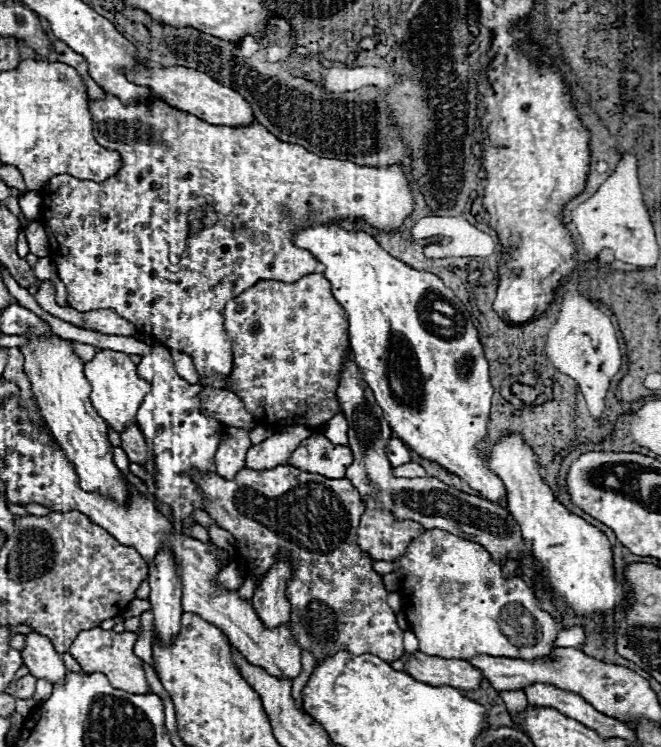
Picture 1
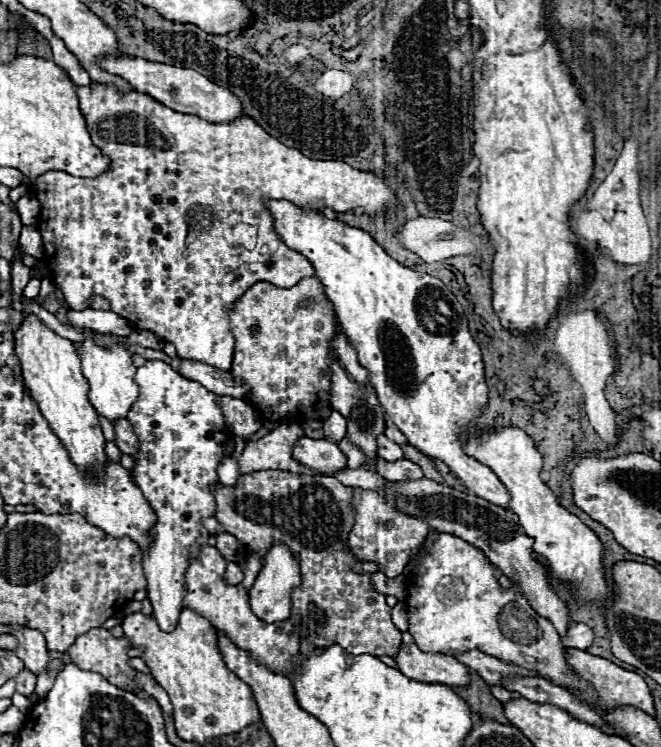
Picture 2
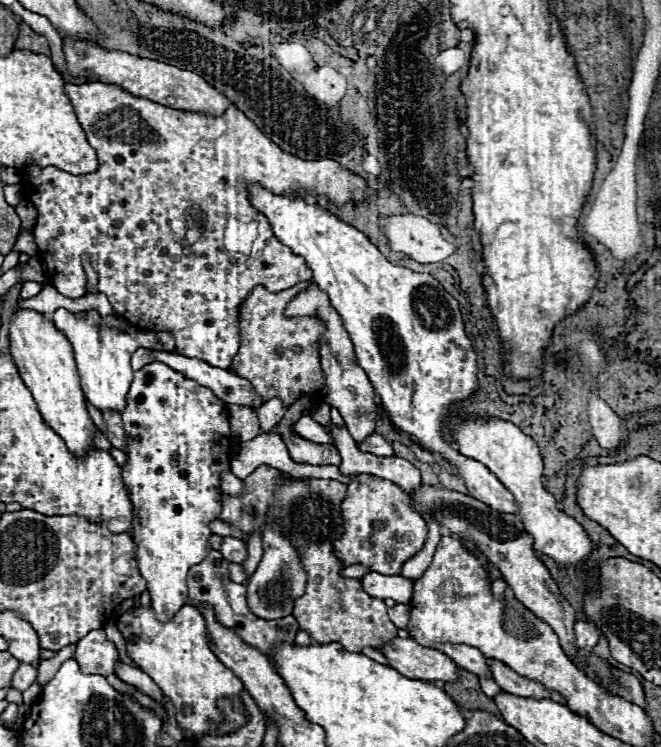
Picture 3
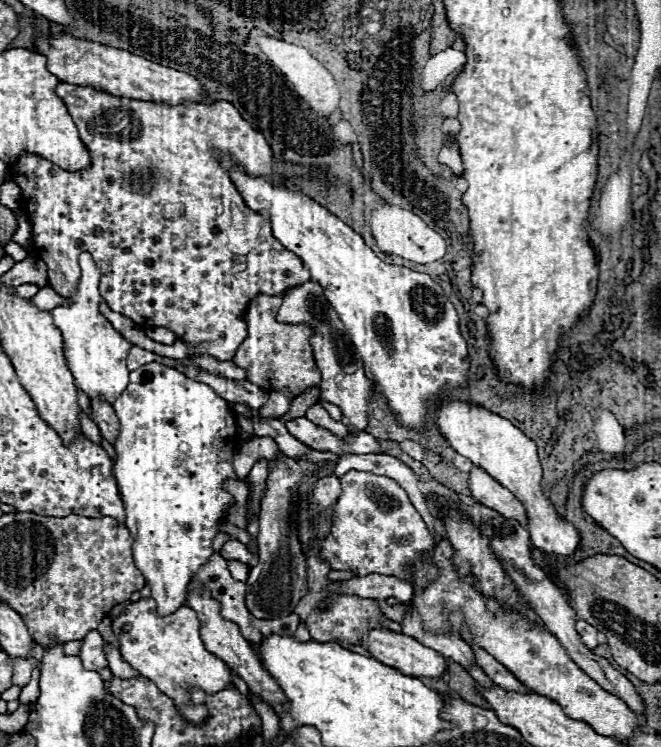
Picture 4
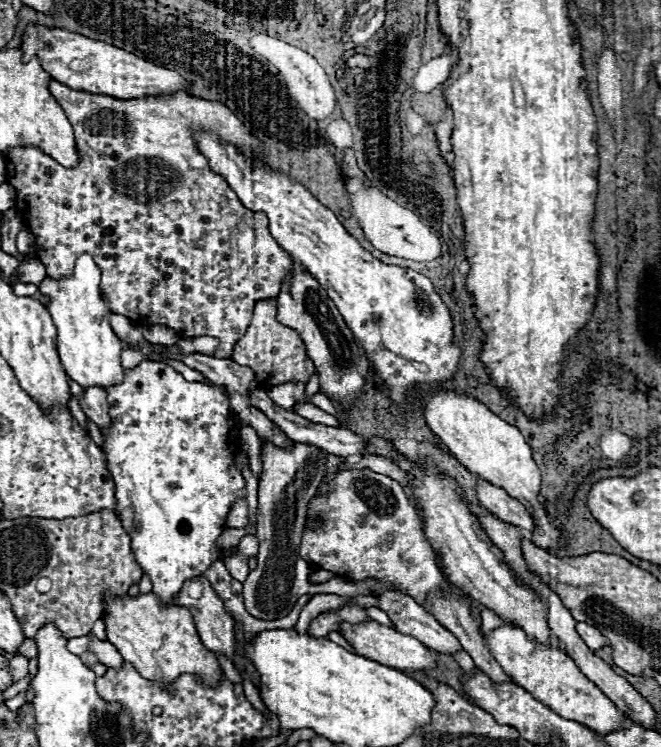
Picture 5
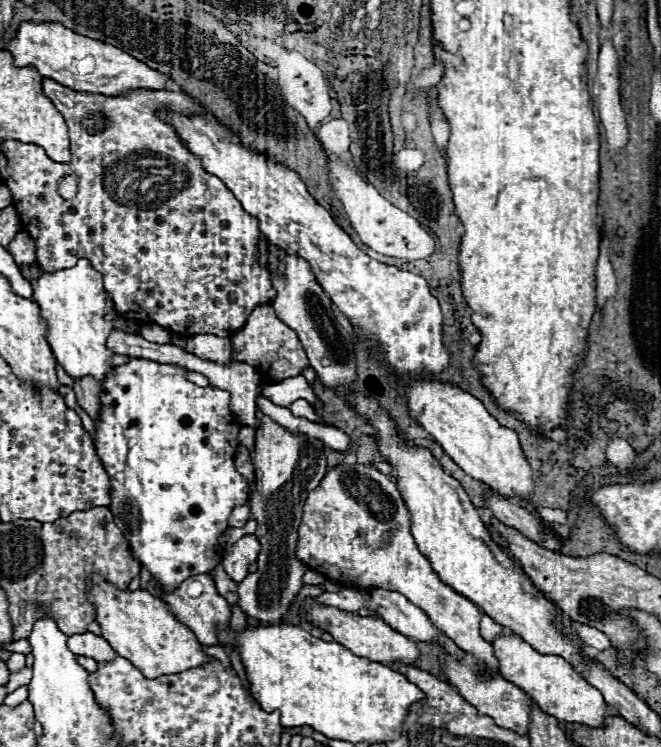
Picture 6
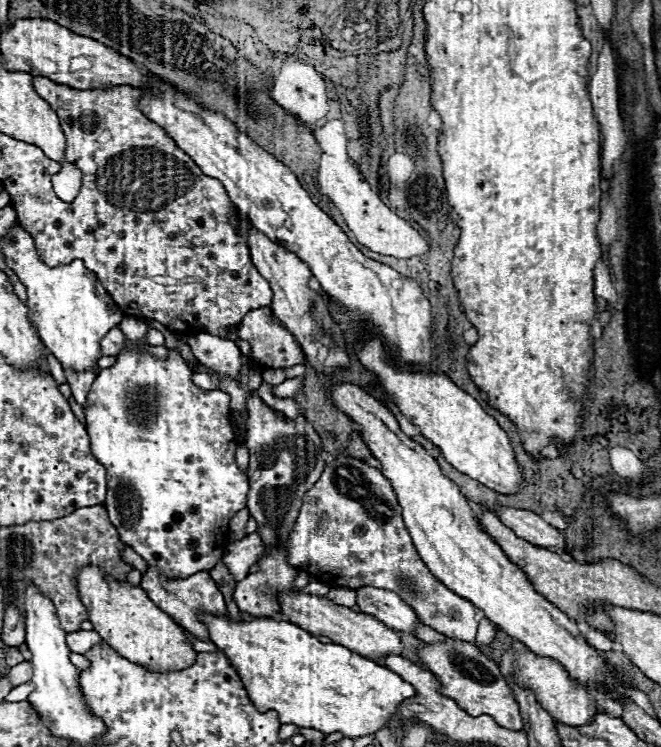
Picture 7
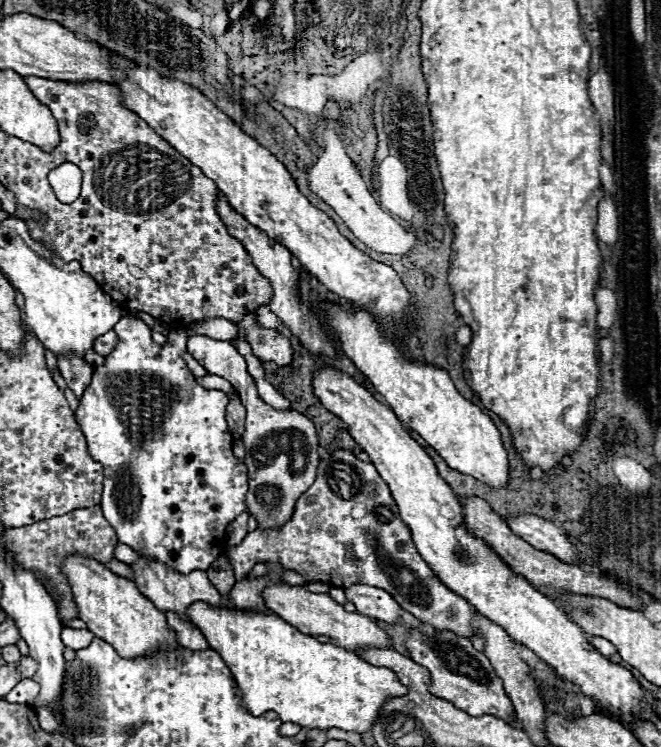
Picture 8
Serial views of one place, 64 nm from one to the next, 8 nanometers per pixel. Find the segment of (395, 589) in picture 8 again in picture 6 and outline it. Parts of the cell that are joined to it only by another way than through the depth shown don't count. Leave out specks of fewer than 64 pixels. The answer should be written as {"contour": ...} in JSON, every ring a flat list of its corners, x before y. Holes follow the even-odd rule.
{"contour":[[336,464,332,470,326,472,326,476,320,480,318,488,308,494,304,504,304,514,298,528,298,548,296,558,306,564,308,570,320,572,326,576,328,582,336,582,346,588,384,588,392,592,404,594,414,606,422,608,430,622,442,630,448,638,456,642,458,648,472,652,478,660,486,662,490,668,498,668,498,660,494,656,494,648,490,642,480,638,478,624,480,624,480,610,474,602,454,592,450,586,446,586,436,572,432,572,430,562,422,556,418,550,412,534,410,534,410,518,408,510,404,506,404,500,396,488,396,482,378,472,376,468,368,464],[254,534,240,538,234,546,226,548,222,566,234,582,242,582,248,576,248,566,256,562,260,552,260,542]]}

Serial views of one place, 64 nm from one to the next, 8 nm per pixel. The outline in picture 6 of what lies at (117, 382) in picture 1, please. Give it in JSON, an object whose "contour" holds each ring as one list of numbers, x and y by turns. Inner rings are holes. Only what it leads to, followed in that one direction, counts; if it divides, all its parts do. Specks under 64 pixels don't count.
{"contour":[[80,258,76,266,58,272,42,270,36,280,30,280,32,300,38,304,40,314,48,326,46,340,52,348,58,364,72,376,92,376,98,382,104,380,112,366,106,362,114,356,106,348,106,338,112,332,112,322,120,316,114,310,114,302,102,288,102,276,90,266,86,258]]}

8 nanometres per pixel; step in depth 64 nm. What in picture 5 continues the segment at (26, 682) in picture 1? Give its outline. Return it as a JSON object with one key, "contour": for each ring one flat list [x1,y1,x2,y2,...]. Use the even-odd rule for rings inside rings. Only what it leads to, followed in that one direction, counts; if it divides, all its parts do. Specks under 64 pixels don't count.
{"contour":[[14,654,10,658,10,674,14,680,20,680,28,674,28,658,22,654]]}

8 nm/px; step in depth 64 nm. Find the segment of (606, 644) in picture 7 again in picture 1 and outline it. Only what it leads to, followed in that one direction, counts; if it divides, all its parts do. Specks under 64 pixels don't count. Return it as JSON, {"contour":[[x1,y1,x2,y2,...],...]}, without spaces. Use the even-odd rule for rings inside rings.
{"contour":[[572,626,560,630,554,644,558,648,580,648,584,642,586,642,586,630,582,626]]}

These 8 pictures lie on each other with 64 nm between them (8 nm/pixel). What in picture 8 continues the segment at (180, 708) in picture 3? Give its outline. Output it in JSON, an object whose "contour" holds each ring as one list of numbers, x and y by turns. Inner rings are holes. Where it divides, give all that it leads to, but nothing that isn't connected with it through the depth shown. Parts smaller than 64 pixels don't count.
{"contour":[[78,554,68,556,60,568,72,588,72,600,78,608,78,618,86,622,94,636,110,642,120,656,134,658,162,648,180,648,176,634,166,626,164,612,144,598,132,580,122,578,110,572,104,564]]}

